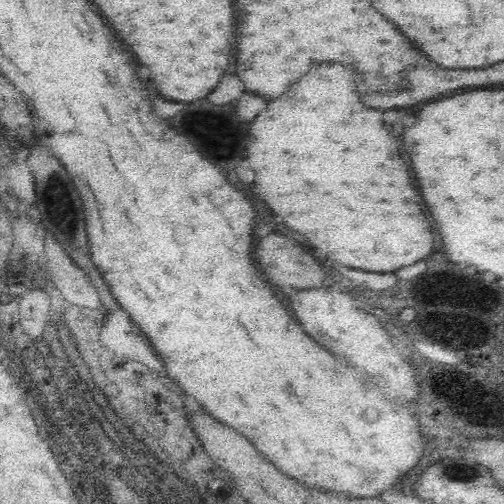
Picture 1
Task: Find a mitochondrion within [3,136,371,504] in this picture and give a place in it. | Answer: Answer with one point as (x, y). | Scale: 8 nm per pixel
(70, 451)

